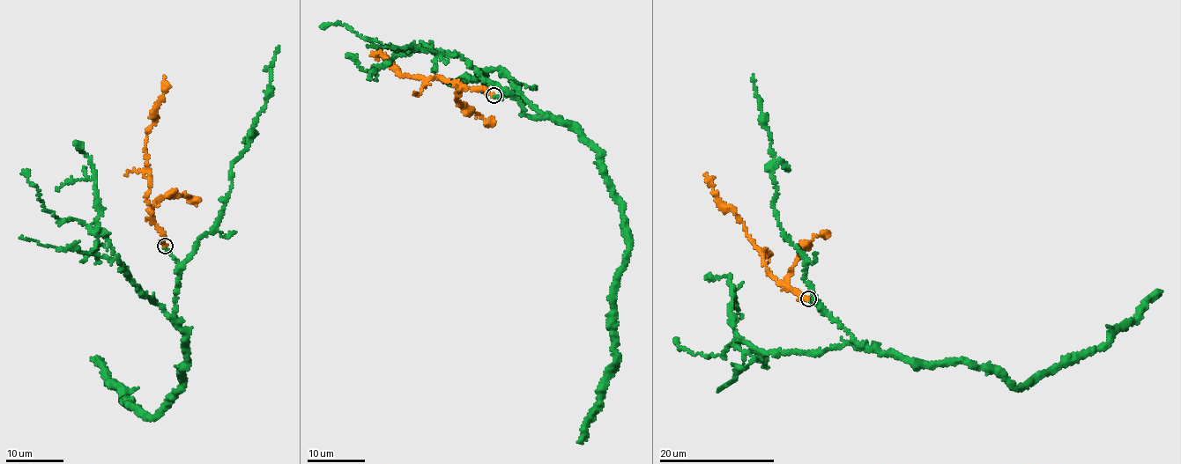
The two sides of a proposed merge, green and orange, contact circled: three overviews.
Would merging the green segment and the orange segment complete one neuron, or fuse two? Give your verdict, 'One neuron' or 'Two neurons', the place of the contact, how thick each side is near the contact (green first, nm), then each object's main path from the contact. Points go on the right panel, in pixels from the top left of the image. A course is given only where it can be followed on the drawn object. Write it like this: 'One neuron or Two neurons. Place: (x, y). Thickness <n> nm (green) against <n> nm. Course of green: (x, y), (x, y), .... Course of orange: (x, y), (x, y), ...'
One neuron. Place: (808, 298). Thickness 320 nm (green) against 320 nm. Course of green: (809, 300), (853, 341), (871, 348), (932, 364), (968, 364), (1023, 388), (1095, 351), (1162, 292). Course of orange: (808, 298), (771, 275), (762, 257), (762, 250), (747, 235), (745, 225), (713, 190), (706, 173)

